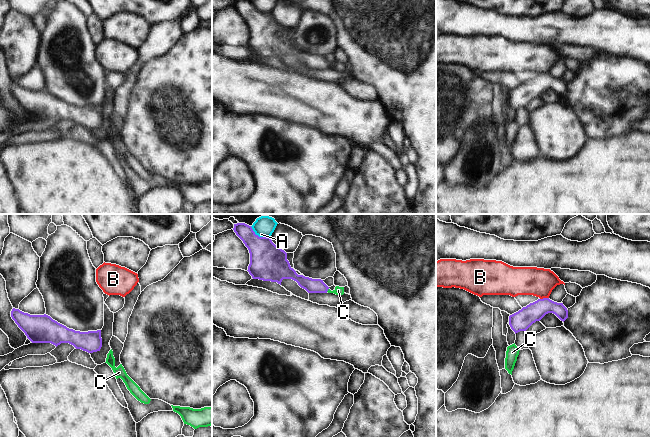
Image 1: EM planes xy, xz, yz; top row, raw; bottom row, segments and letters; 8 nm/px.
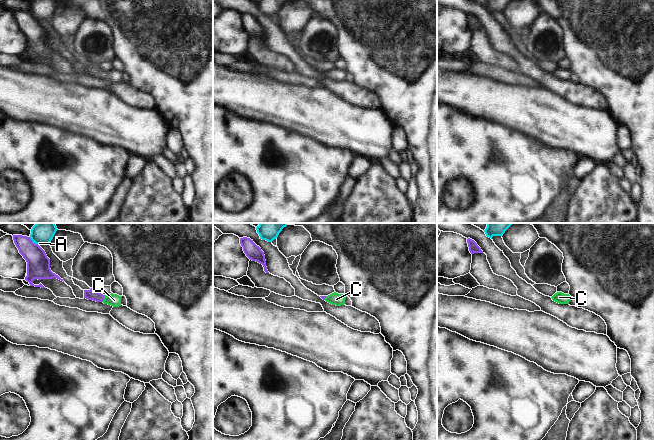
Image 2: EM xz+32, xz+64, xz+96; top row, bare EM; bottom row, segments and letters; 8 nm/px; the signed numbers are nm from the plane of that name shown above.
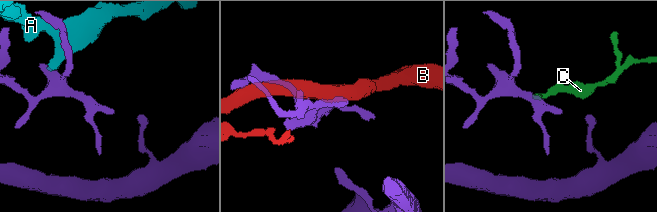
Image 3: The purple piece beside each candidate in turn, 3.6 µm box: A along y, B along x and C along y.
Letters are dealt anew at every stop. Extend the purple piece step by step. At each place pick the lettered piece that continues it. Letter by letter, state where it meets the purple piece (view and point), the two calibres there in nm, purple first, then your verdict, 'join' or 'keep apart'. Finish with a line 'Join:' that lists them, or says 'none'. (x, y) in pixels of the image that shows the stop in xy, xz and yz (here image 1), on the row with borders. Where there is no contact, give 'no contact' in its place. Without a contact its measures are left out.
A: xz (258, 236) | 300/170 nm | keep apart
B: yz (544, 298) | 160/240 nm | keep apart
C: xz (327, 290) | 110/70 nm | join
Join: C

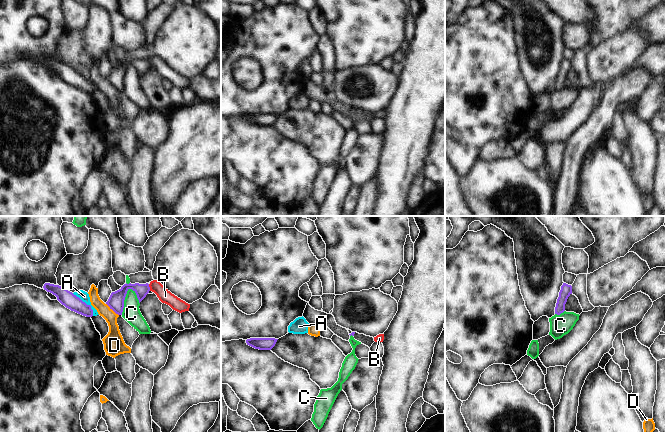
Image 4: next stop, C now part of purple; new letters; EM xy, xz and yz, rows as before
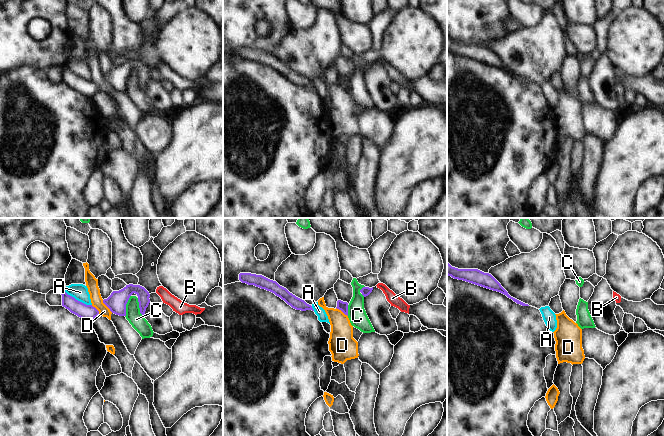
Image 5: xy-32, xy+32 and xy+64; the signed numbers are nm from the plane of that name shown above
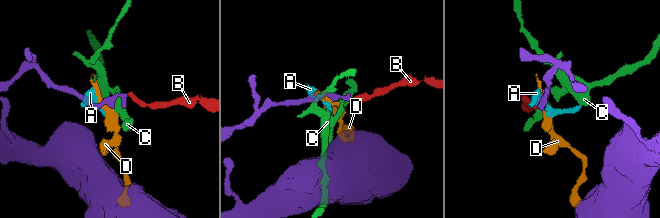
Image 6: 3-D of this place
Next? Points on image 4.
A: xy (85, 303) | 120/80 nm | keep apart
B: xy (149, 287) | 110/110 nm | join
C: xy (123, 301) | 130/150 nm | keep apart
D: xy (112, 309) | 130/150 nm | keep apart
Join: B

